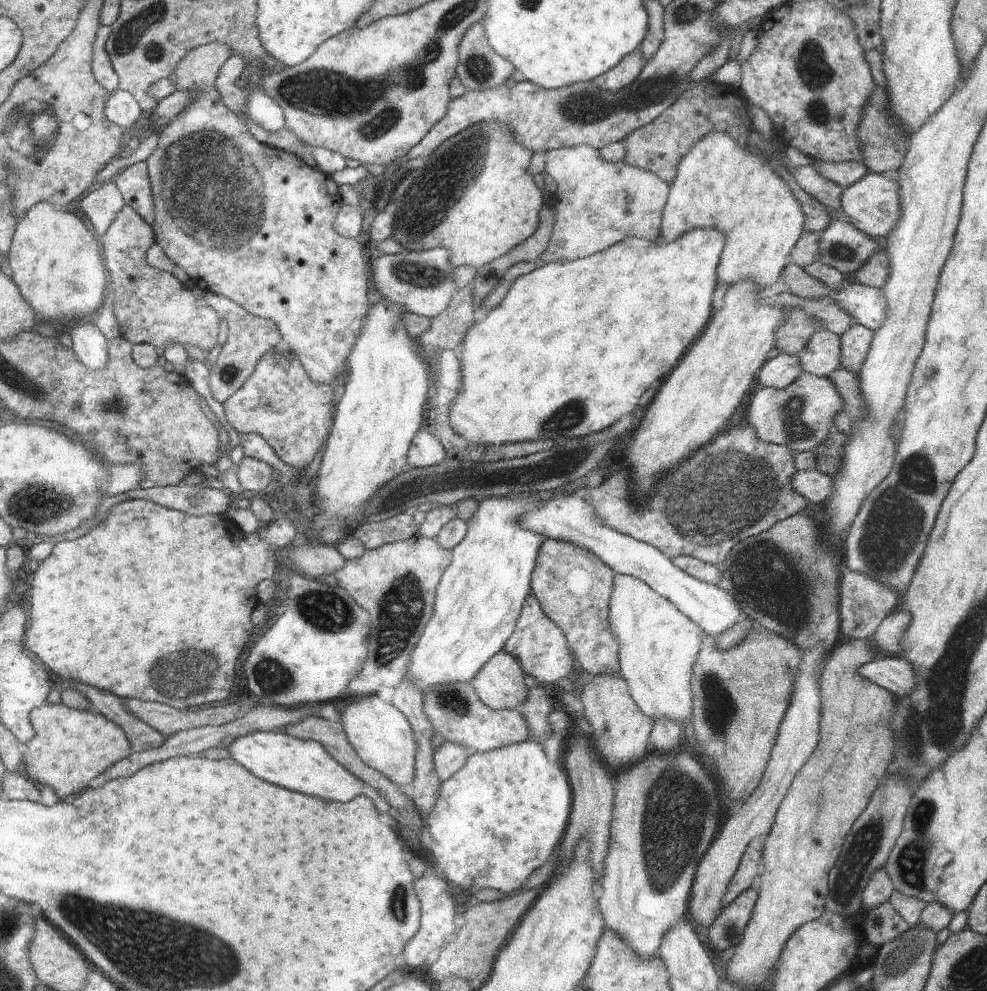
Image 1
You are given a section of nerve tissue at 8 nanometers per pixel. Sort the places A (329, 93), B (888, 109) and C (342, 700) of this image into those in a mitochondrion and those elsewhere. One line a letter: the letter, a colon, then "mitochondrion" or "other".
A: mitochondrion
B: other
C: other

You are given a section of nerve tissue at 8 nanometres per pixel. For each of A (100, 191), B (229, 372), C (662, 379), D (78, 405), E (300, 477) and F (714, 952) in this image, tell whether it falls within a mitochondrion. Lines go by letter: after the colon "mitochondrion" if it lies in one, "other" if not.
A: other
B: mitochondrion
C: other
D: mitochondrion
E: other
F: other

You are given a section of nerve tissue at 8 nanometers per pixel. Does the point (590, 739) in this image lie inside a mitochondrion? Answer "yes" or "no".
no

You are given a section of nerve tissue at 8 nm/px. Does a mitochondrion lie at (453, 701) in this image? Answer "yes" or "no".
yes

